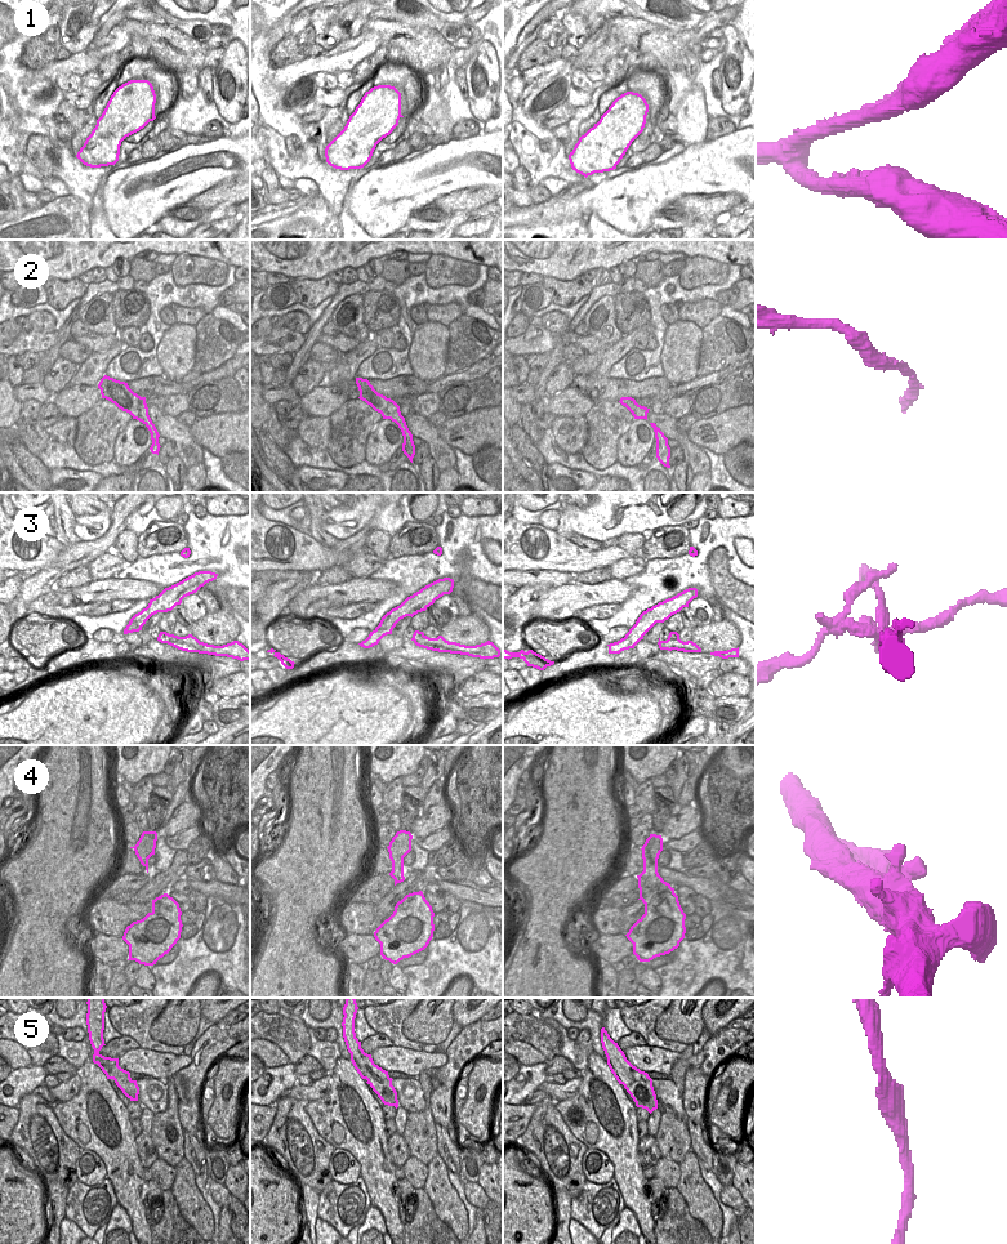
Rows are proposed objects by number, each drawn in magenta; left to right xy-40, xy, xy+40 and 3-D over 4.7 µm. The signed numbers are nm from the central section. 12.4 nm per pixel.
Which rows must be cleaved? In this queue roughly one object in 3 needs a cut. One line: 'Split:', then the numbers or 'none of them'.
Split: none of them.

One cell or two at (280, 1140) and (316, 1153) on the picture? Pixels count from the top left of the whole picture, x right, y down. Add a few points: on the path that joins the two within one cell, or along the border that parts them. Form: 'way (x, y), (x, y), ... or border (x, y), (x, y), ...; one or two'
way (285, 1150), (298, 1150), (306, 1155); one

